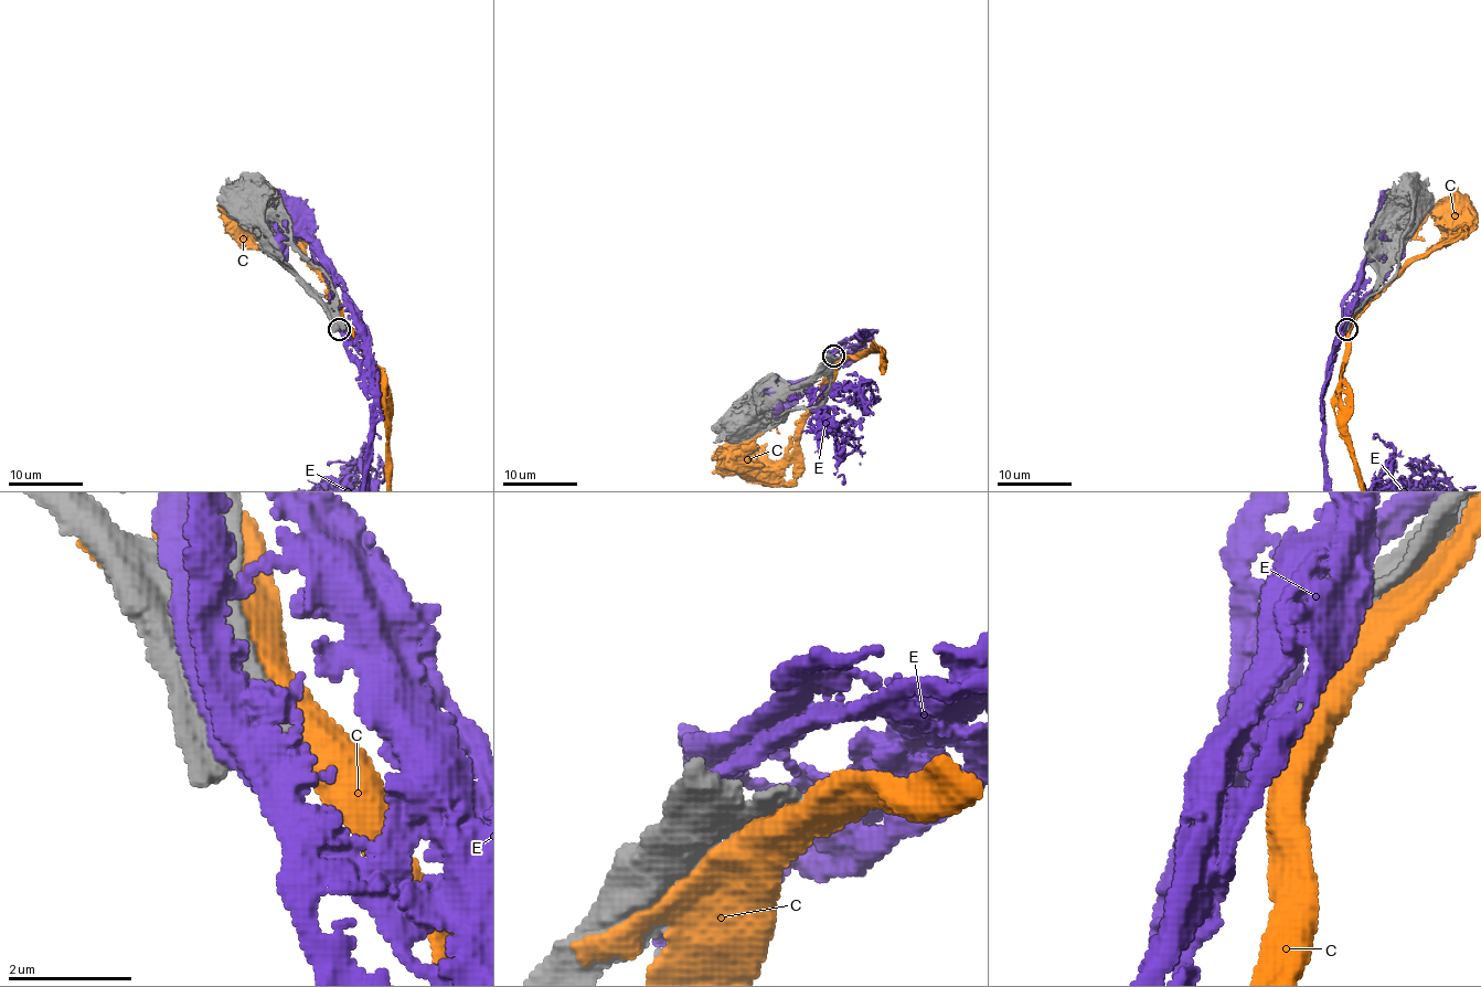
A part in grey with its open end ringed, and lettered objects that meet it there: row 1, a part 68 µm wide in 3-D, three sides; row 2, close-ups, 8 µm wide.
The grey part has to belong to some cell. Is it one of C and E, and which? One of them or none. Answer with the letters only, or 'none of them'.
none of them

